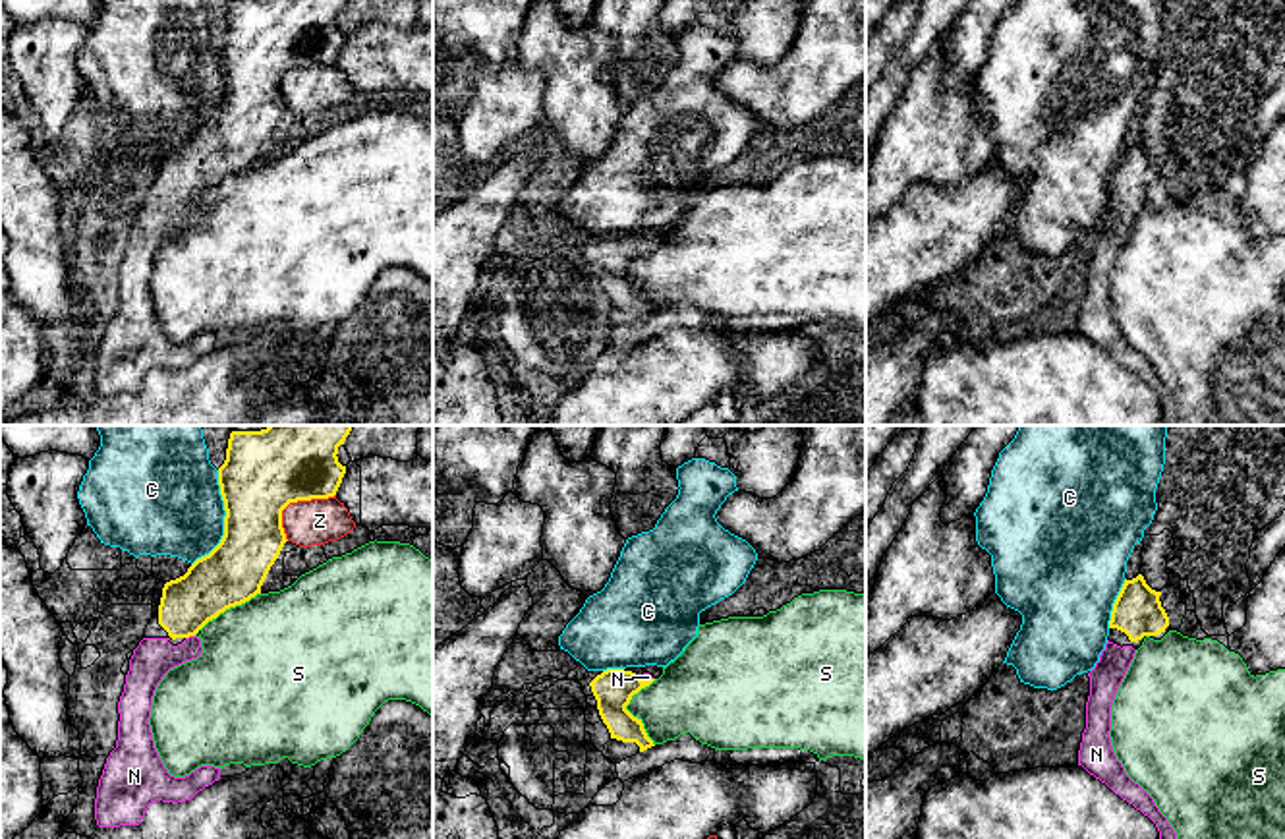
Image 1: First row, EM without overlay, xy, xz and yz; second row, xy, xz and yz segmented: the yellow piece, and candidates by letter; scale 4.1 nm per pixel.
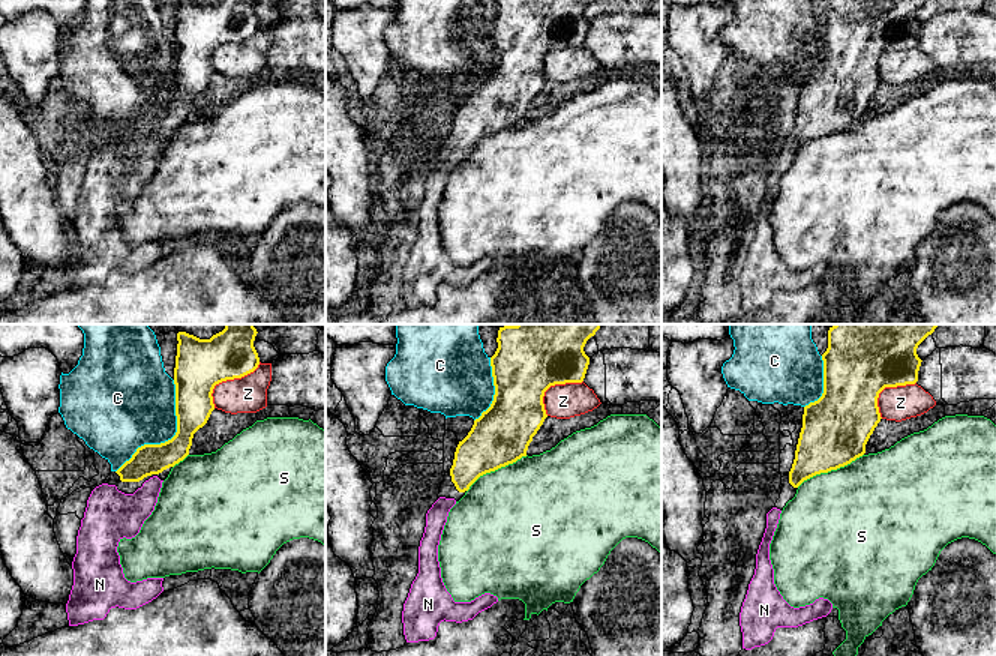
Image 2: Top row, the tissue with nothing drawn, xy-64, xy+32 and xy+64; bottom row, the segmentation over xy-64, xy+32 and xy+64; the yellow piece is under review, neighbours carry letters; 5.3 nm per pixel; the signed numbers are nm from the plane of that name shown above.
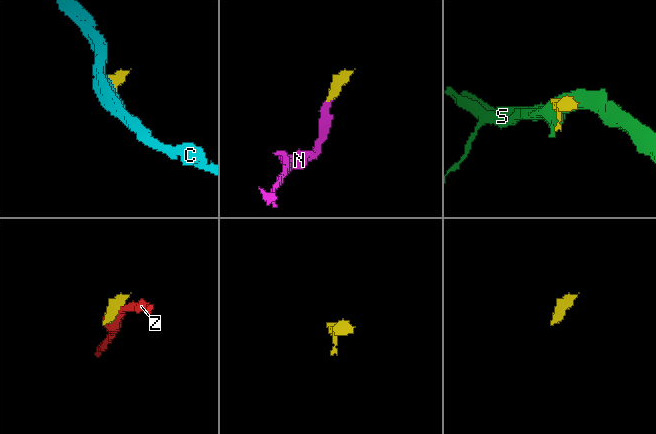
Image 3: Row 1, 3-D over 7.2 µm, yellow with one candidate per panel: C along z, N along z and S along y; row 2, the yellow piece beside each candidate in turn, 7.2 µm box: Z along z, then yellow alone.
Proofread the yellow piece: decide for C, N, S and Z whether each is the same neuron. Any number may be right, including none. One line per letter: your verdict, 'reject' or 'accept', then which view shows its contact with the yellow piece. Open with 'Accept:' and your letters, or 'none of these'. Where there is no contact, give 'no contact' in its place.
Accept: N
C: reject; contact in xy
N: accept; contact in xy
S: reject; contact in xz
Z: reject; contact in xy

